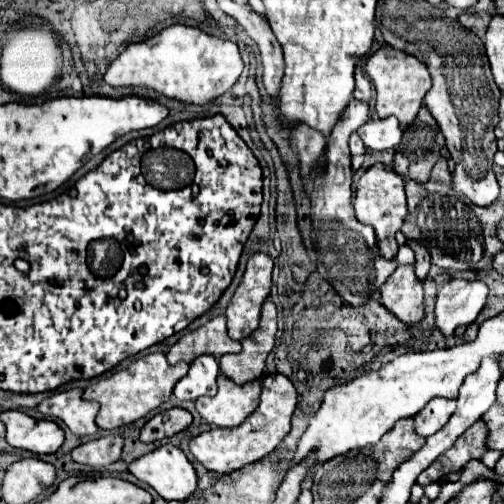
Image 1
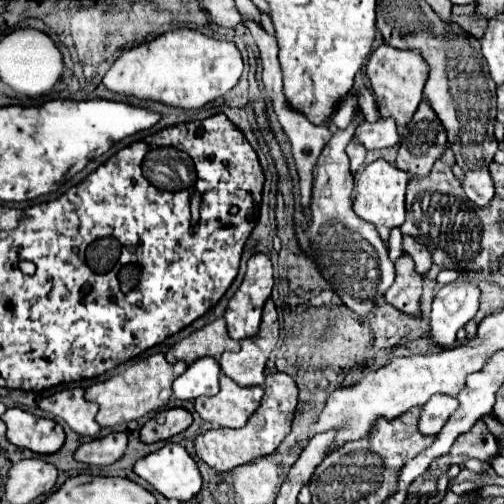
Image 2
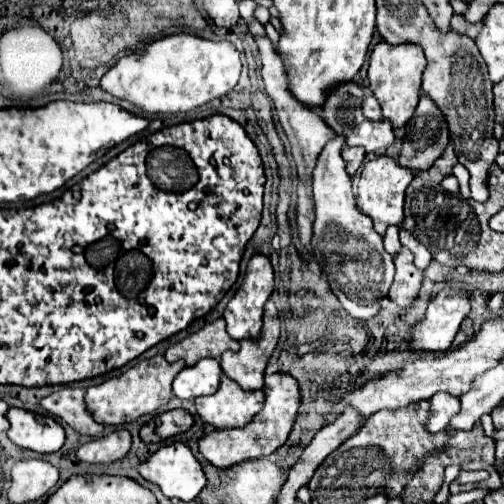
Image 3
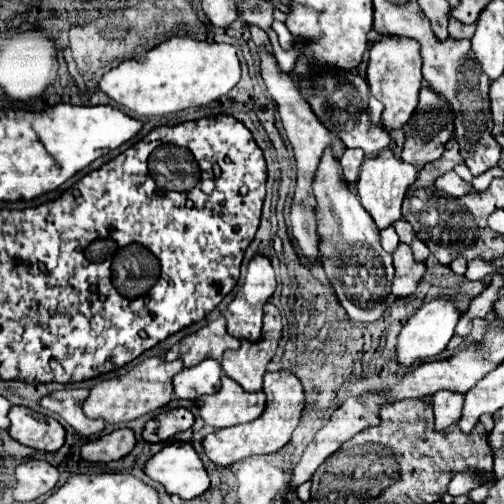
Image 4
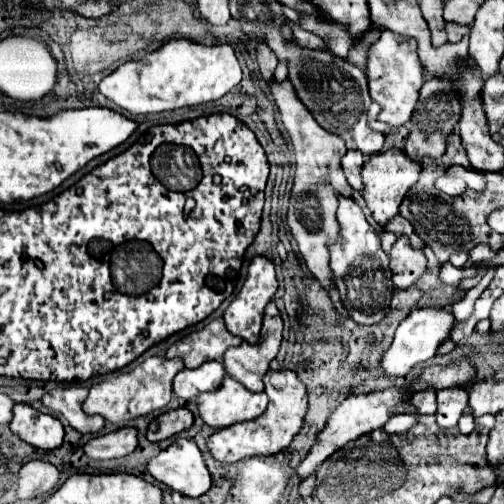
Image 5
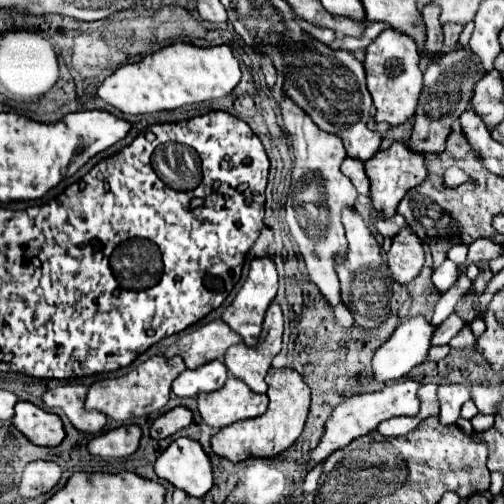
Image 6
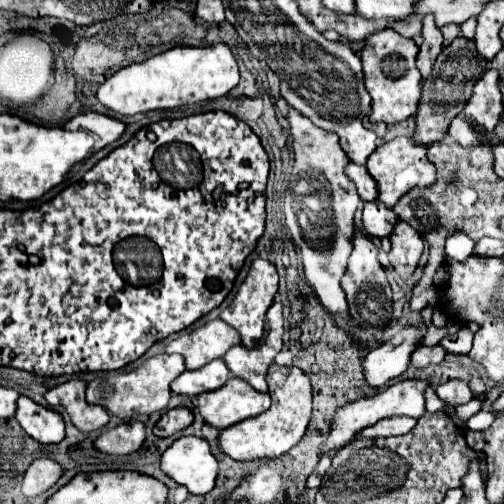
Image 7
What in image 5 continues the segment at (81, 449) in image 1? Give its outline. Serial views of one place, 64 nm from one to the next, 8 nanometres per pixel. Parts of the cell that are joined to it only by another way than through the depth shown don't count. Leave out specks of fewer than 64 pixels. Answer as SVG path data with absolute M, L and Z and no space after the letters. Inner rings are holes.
M126 426L88 440L84 444L84 454L92 460L112 460L132 454L136 446L138 446L138 432L136 428Z

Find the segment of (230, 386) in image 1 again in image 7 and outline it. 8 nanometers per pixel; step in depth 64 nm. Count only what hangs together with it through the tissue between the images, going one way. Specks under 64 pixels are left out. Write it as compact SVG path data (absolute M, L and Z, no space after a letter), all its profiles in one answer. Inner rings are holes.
M230 378L224 388L198 396L198 410L214 428L228 428L246 418L254 418L270 408L270 394L256 392L248 382Z

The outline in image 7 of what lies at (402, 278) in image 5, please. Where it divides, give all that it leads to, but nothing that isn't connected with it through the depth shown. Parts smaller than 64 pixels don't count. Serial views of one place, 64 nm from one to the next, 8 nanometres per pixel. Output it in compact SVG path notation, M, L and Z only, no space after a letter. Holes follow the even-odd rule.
M400 220L392 230L390 242L392 242L392 250L388 252L390 264L402 278L408 278L418 266L418 260L422 256L424 250L422 236L410 224L404 224Z

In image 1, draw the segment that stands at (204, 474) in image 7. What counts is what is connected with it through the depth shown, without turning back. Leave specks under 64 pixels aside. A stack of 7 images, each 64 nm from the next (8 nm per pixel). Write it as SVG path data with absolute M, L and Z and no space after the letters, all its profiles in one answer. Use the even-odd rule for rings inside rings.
M164 444L134 460L128 470L138 480L152 486L164 500L186 500L198 486L198 476L192 462L174 444Z

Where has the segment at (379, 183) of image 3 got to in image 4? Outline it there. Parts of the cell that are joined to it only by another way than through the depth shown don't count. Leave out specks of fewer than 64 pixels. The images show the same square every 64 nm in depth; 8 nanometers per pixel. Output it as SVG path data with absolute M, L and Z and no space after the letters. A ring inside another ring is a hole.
M392 150L382 152L376 158L370 158L362 164L360 178L358 178L358 196L360 196L362 206L374 218L374 222L380 230L388 228L390 224L400 220L402 200L404 200L406 190L410 188L410 184L414 184L416 174L418 174L418 168L400 160L400 158L396 158Z

